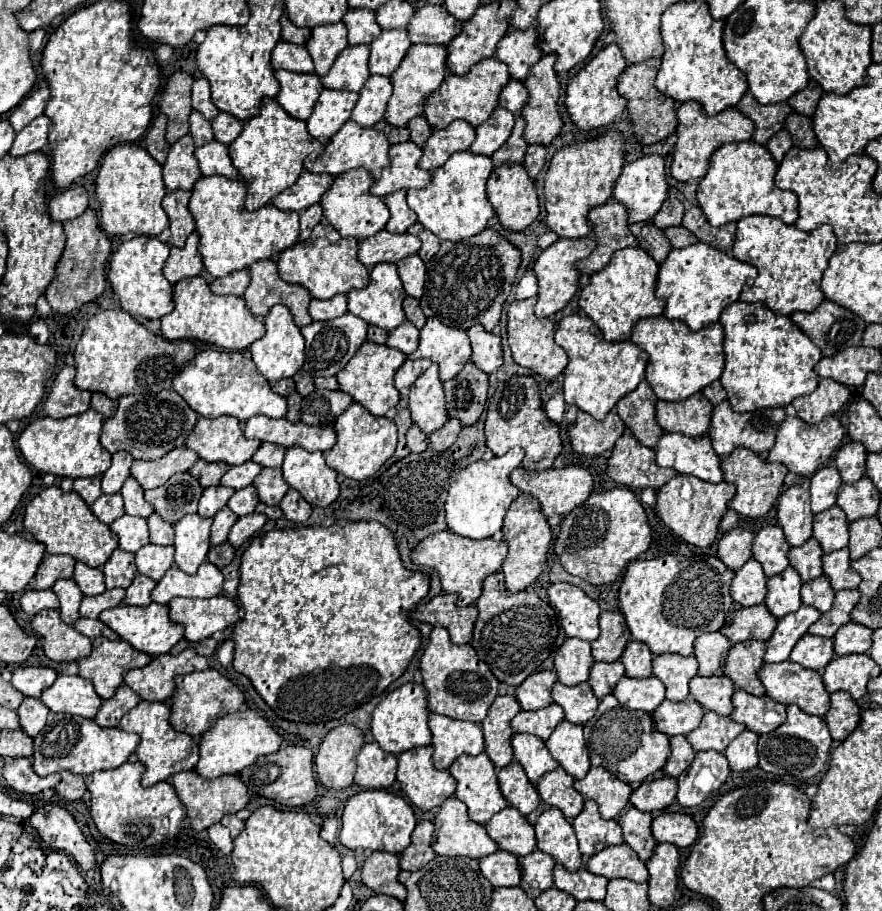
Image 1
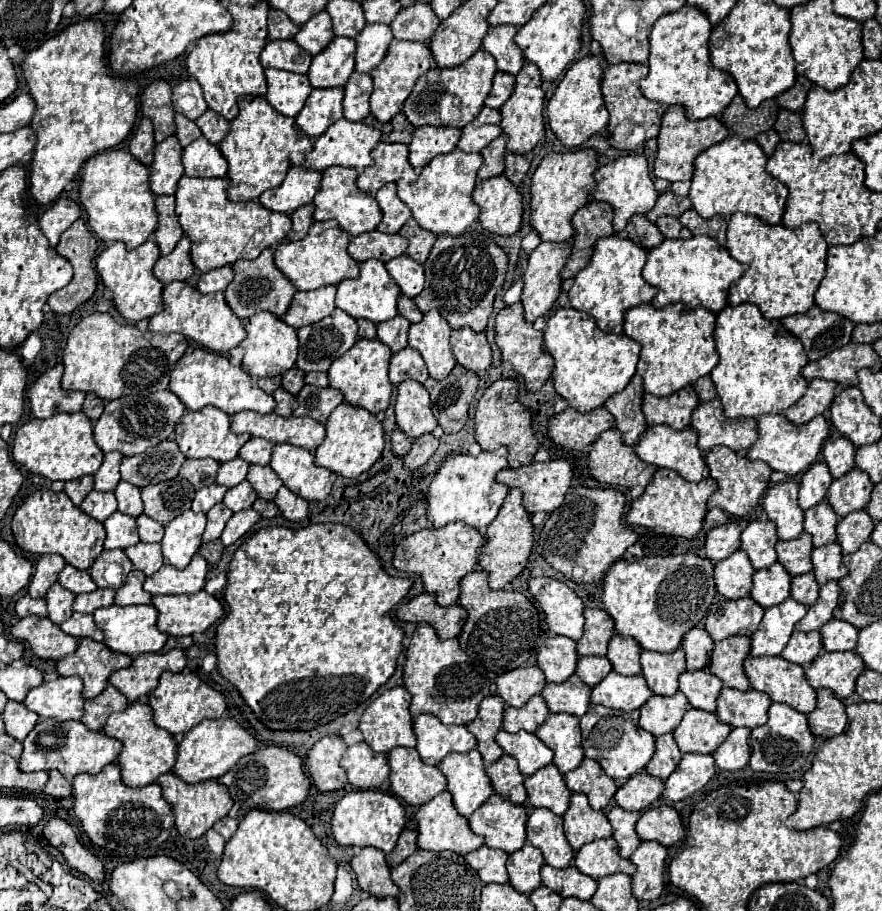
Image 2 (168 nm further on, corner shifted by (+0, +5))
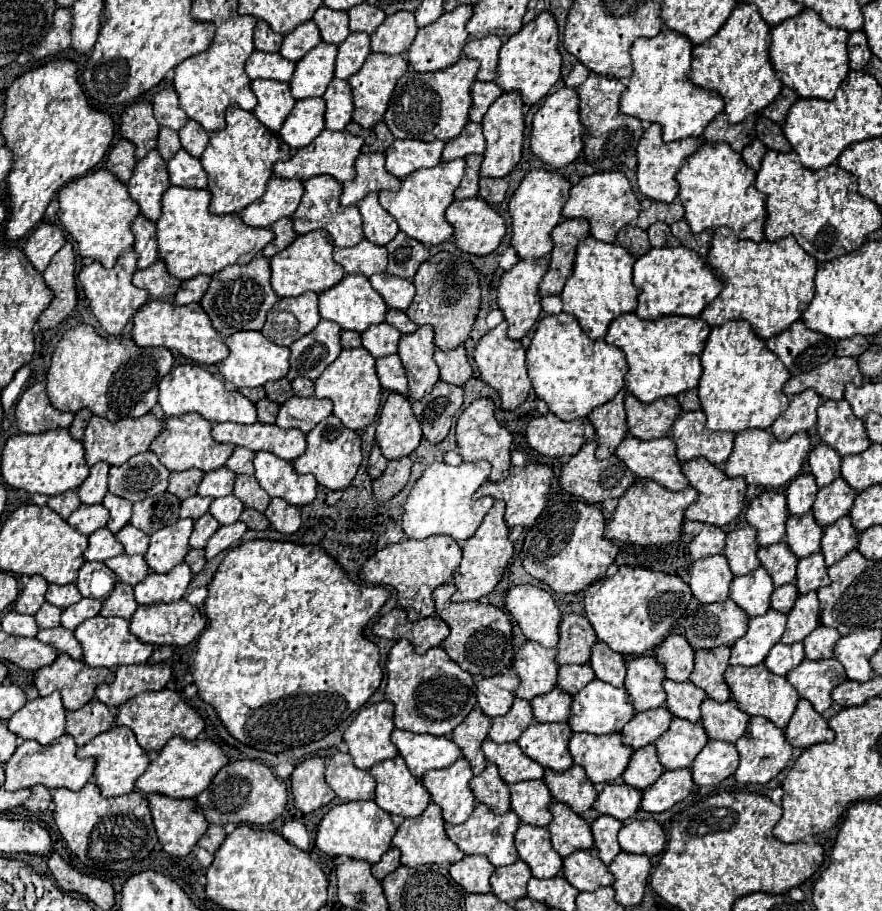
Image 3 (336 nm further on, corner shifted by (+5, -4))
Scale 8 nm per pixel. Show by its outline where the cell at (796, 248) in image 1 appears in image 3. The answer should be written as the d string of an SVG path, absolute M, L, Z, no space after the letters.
M727 226L715 228L707 252L707 266L723 282L719 296L699 314L699 318L711 328L729 320L745 320L761 340L769 340L799 320L815 294L813 278L817 262L801 250L793 236L777 242L763 240L757 244L751 240L739 240Z

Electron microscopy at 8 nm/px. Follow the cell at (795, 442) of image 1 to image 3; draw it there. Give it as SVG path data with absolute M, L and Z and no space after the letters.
M743 430L735 434L733 452L725 460L723 472L729 478L743 476L747 484L757 484L763 488L779 488L779 486L789 484L797 476L809 450L811 450L811 440L807 432L797 432L789 440L779 442L777 438L771 436L769 430Z

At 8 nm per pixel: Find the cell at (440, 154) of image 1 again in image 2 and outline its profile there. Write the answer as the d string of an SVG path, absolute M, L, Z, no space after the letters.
M418 127L410 147L410 165L414 169L422 169L424 165L428 165L436 155L440 153L450 153L456 149L458 141L460 141L462 133L460 129L454 127Z

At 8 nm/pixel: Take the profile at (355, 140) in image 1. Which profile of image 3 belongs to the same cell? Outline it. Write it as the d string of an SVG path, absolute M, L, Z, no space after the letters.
M323 130L309 146L297 150L287 162L275 162L273 174L281 176L281 178L297 178L301 182L307 178L319 176L319 174L329 174L337 182L347 182L349 178L353 178L353 162L357 160L361 146L363 146L363 138L359 138L359 136L353 136L349 132Z

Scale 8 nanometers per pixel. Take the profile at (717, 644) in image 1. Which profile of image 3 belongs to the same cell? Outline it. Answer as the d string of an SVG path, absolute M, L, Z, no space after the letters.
M669 634L655 650L655 660L665 668L665 676L673 682L685 682L693 672L693 648L679 634Z

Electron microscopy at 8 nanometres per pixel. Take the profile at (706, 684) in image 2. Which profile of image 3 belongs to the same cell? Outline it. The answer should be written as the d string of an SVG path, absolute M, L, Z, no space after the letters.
M663 680L663 690L667 694L665 706L673 716L689 722L699 722L699 706L707 698L707 694L701 688L693 686L691 682L679 684L673 680Z

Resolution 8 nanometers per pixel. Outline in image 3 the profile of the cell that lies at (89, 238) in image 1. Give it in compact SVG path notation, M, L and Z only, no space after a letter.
M65 244L49 262L47 270L43 272L45 284L53 292L53 302L47 310L39 316L39 326L43 330L55 328L77 304L77 290L75 290L75 250L73 244Z

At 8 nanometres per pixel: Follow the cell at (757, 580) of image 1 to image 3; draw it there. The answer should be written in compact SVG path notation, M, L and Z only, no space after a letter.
M717 554L695 560L687 572L691 594L699 602L723 602L729 598L729 582L733 580L733 574L725 556Z

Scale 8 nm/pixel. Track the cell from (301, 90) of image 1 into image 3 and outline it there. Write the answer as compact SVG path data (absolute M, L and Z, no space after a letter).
M253 80L251 90L257 96L257 106L253 108L255 118L271 132L277 132L289 110L293 110L295 98L291 96L287 82L277 80Z

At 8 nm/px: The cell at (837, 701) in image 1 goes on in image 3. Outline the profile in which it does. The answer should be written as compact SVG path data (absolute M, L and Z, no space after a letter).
M799 700L795 714L783 732L787 742L795 748L809 748L811 744L833 740L833 732L827 728L827 720L805 700Z

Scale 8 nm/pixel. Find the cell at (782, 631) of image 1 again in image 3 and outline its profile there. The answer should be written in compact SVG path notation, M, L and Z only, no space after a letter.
M767 610L767 614L751 618L745 636L741 636L731 646L729 664L733 666L755 666L761 664L767 652L781 640L787 616L777 614L777 610Z

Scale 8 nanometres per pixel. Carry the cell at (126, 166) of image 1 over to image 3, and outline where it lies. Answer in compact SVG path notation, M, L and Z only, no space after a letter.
M105 168L75 178L59 190L57 218L63 230L75 242L77 254L81 258L97 260L105 268L111 268L123 250L133 248L133 232L129 230L129 226L137 214L139 206L131 200L127 186L123 182L117 182Z

